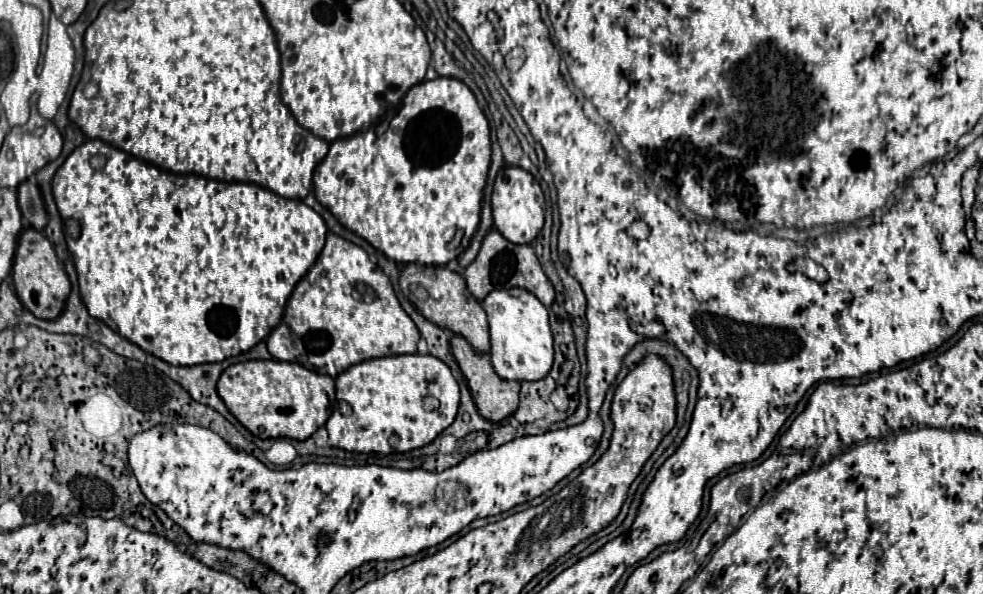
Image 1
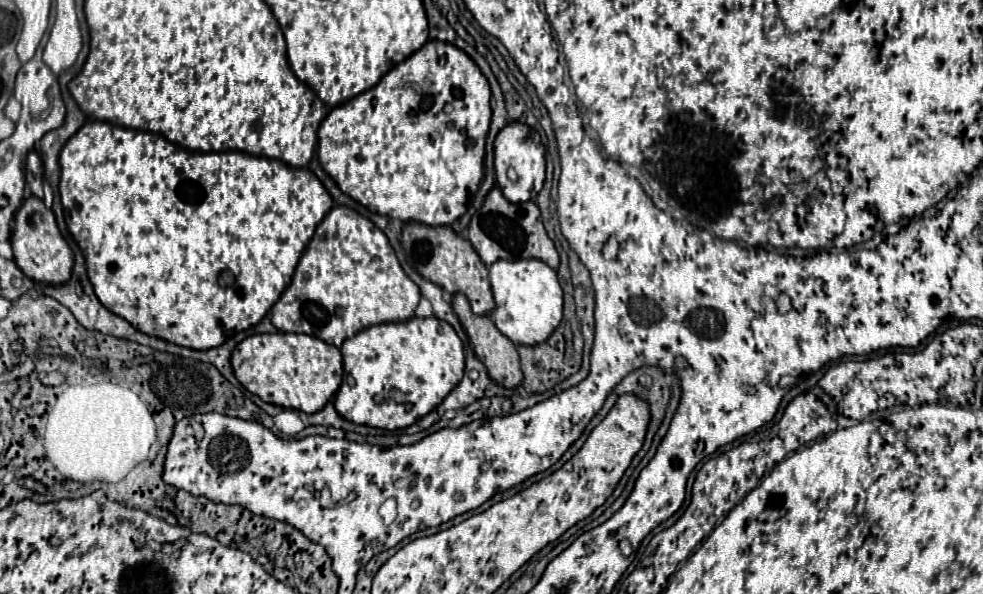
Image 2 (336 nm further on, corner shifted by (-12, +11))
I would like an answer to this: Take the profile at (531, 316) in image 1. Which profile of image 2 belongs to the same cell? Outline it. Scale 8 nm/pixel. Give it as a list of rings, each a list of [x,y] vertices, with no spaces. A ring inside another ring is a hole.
[[[499,259],[489,267],[489,283],[495,297],[495,309],[491,319],[495,327],[507,335],[515,345],[543,343],[563,317],[563,291],[557,281],[557,273],[541,259]]]

